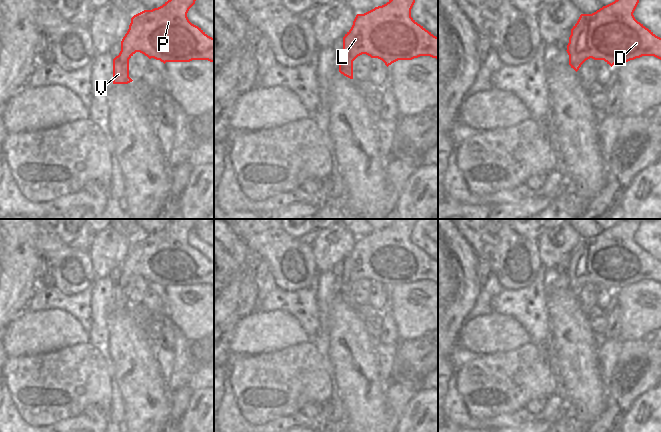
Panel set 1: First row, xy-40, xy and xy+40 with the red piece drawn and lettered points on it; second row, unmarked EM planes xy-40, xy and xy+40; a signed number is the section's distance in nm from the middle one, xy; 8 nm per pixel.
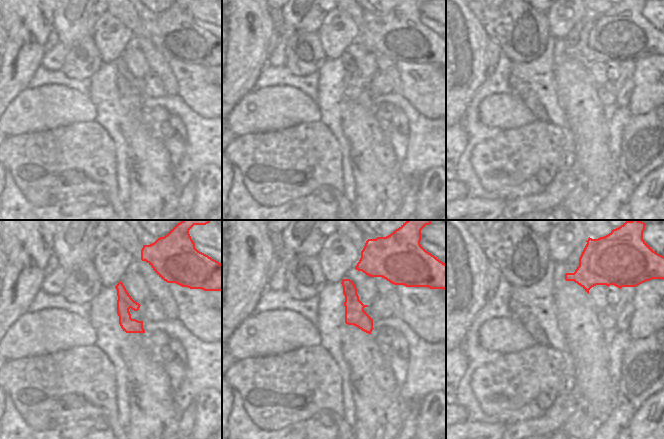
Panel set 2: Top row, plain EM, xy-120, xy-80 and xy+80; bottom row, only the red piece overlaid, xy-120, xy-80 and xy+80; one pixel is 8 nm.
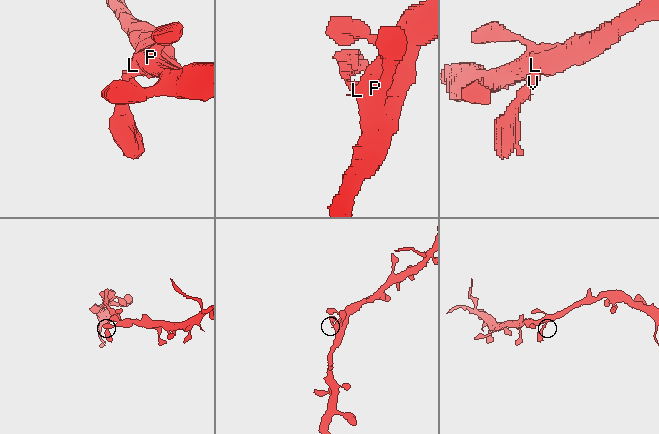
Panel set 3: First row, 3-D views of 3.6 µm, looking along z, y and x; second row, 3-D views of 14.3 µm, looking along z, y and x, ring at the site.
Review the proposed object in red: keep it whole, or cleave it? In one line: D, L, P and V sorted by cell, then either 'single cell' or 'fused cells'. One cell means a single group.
D L P V; single cell

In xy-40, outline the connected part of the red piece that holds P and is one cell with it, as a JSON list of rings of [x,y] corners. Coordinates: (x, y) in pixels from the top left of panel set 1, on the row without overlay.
[[[175,219],[162,230],[152,234],[144,234],[131,242],[129,253],[121,265],[121,275],[113,283],[113,308],[128,308],[133,304],[129,301],[129,283],[140,276],[149,283],[166,286],[190,286],[192,284],[208,284],[214,286],[214,262],[208,260],[201,252],[192,248],[187,237],[195,228],[198,219]]]

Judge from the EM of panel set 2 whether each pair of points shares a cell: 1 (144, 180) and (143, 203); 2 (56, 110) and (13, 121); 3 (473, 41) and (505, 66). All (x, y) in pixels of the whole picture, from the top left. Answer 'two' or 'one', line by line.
1: one
2: one
3: two

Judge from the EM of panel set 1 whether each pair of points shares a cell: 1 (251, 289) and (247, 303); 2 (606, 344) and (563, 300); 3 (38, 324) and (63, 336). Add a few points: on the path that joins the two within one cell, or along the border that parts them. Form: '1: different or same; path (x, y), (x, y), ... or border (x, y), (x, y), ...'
1: same; path (249, 292), (248, 300)
2: different; border (595, 334), (598, 344)
3: same; path (44, 330), (57, 330)

